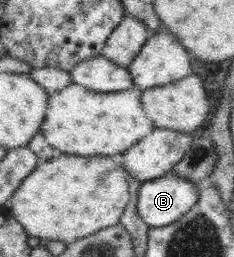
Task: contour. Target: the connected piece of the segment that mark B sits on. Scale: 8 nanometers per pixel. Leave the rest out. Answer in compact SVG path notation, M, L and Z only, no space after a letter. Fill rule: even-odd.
M173 172L145 181L139 188L137 212L149 227L167 226L197 204L198 185Z

